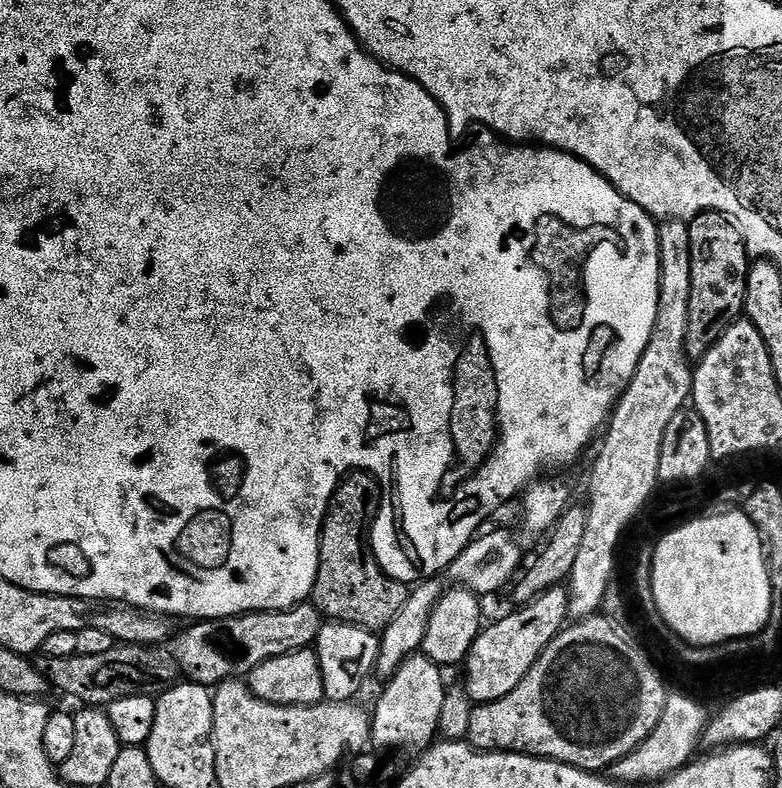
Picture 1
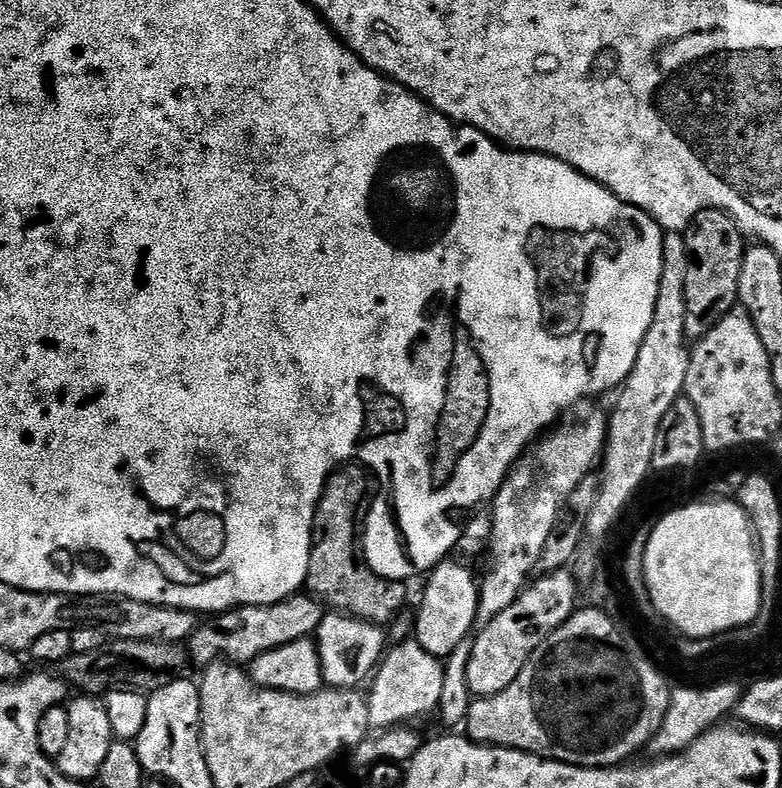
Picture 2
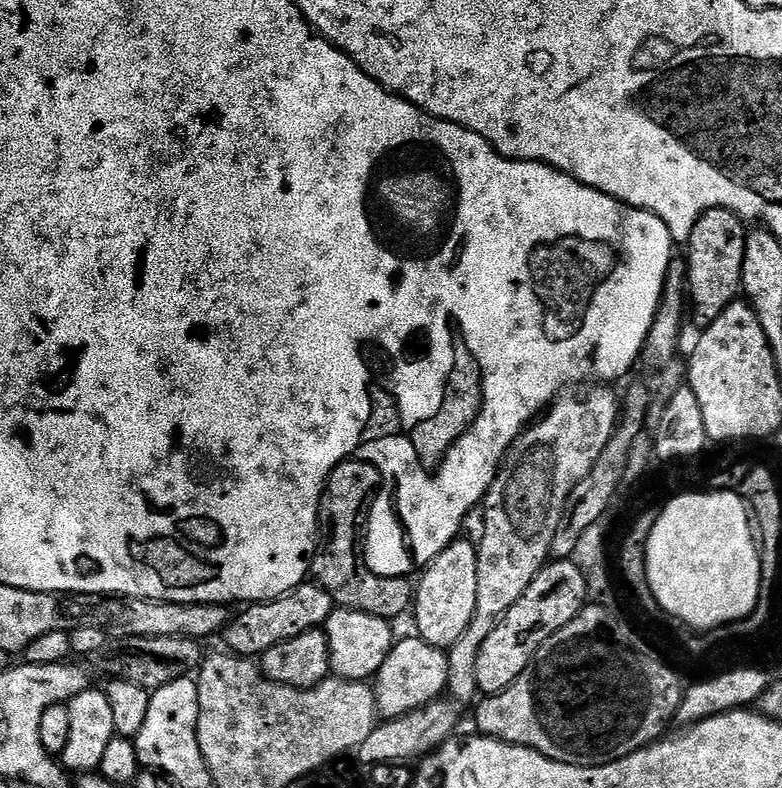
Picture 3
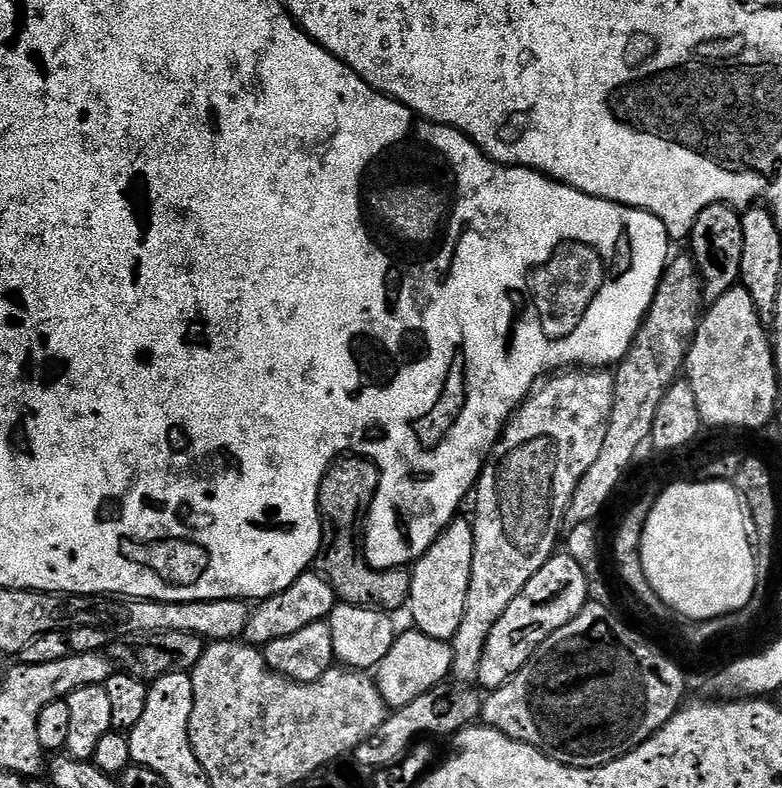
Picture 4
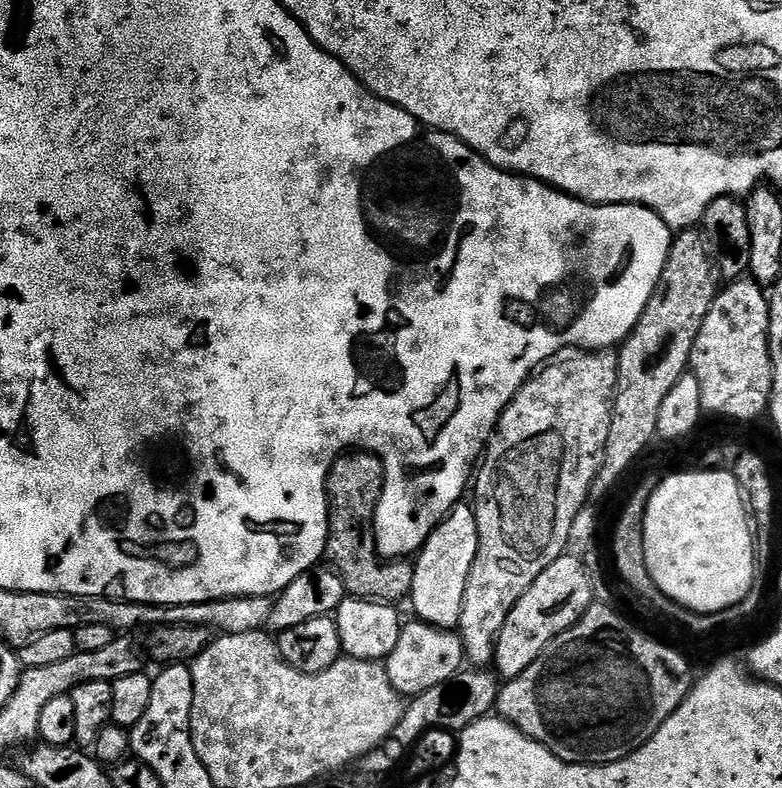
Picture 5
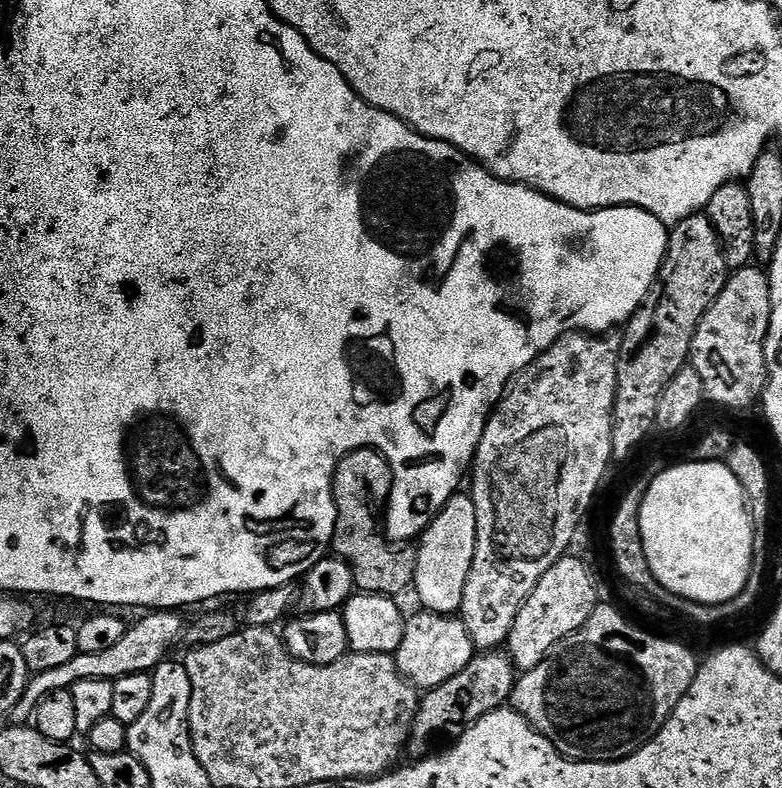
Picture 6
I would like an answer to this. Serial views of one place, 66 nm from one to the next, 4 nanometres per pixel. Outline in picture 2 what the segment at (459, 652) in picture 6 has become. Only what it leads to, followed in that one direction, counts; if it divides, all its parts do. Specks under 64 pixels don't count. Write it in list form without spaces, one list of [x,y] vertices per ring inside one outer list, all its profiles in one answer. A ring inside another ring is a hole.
[[[415,642],[400,644],[383,657],[371,681],[372,693],[367,693],[368,723],[373,729],[387,730],[407,725],[415,716],[435,713],[442,698],[444,666],[441,657],[431,656]]]

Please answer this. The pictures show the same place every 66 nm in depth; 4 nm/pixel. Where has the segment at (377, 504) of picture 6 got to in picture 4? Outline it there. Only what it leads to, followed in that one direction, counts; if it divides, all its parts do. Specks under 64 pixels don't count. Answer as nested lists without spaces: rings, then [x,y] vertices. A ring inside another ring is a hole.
[[[352,454],[337,459],[329,468],[320,487],[320,521],[324,527],[324,542],[318,557],[318,568],[330,586],[334,586],[337,597],[343,603],[396,614],[400,607],[408,604],[411,571],[374,568],[366,555],[366,529],[379,488],[380,469],[371,460]]]

